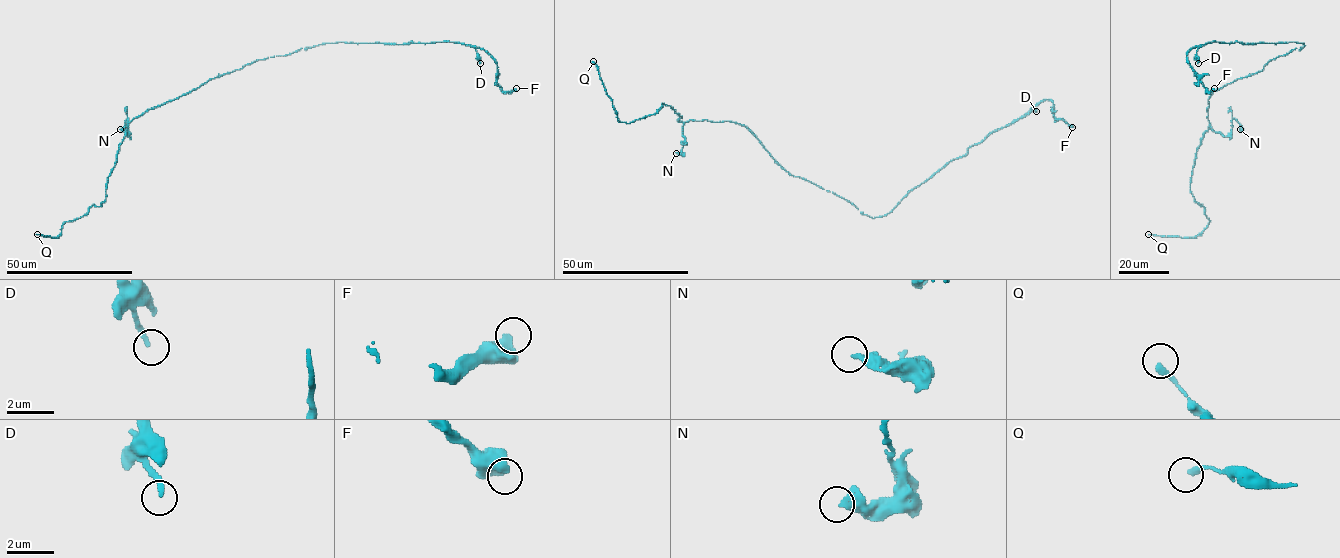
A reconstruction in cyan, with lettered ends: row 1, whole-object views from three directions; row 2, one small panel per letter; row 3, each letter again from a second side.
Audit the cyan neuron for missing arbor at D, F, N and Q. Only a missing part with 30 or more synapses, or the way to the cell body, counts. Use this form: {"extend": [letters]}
{"extend": []}

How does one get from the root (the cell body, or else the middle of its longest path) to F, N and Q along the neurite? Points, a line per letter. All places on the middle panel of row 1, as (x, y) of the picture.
F: (800, 177), (875, 218), (890, 213), (949, 162), (1044, 100), (1050, 99), (1053, 115), (1072, 127)
N: (800, 177), (787, 172), (745, 127), (729, 121), (685, 122), (682, 153), (676, 153)
Q: (800, 177), (791, 175), (735, 122), (680, 122), (681, 117), (662, 103), (653, 115), (621, 122), (593, 61)

